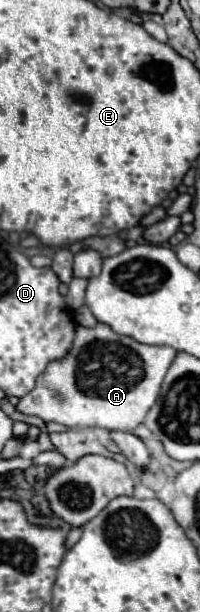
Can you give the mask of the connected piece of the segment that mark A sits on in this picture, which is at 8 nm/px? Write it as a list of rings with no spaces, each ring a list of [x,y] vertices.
[[[97,323],[93,329],[77,327],[77,335],[69,355],[53,361],[37,379],[31,393],[19,399],[17,411],[41,417],[45,423],[55,421],[67,427],[103,427],[117,431],[133,431],[143,423],[169,365],[175,361],[173,347],[153,347],[137,343]]]

